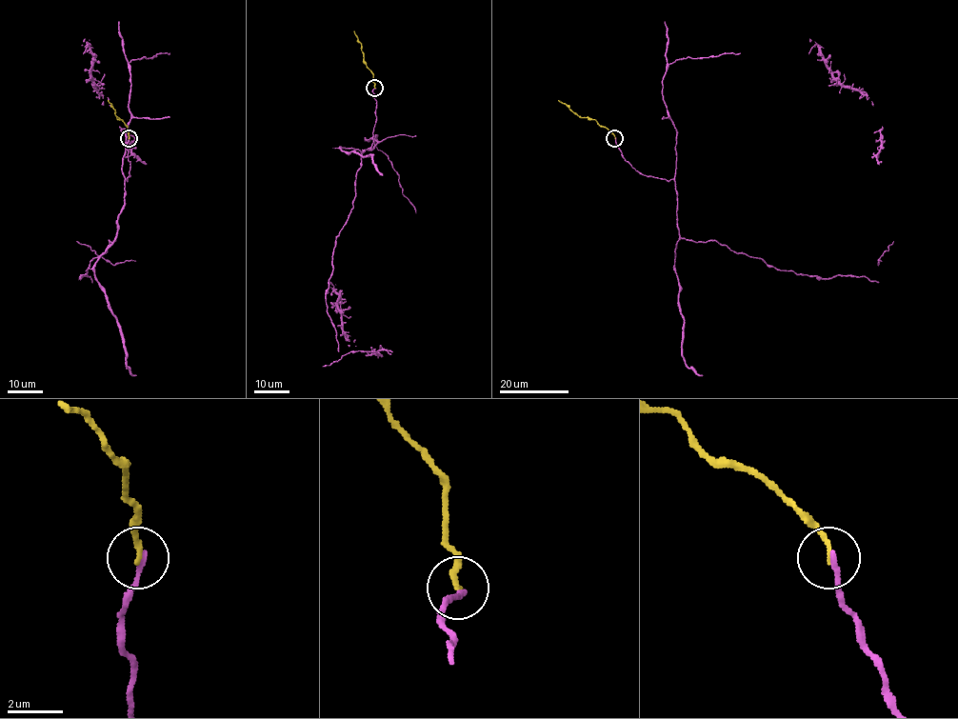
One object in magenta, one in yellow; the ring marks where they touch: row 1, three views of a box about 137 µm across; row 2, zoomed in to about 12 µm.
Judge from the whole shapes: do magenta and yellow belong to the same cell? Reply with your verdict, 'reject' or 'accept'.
accept

